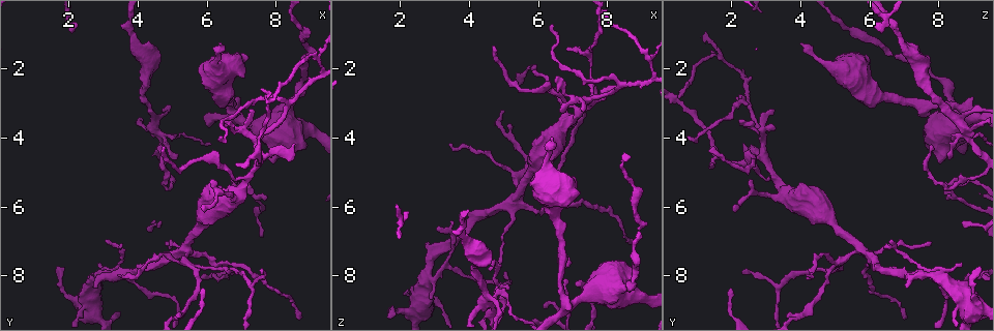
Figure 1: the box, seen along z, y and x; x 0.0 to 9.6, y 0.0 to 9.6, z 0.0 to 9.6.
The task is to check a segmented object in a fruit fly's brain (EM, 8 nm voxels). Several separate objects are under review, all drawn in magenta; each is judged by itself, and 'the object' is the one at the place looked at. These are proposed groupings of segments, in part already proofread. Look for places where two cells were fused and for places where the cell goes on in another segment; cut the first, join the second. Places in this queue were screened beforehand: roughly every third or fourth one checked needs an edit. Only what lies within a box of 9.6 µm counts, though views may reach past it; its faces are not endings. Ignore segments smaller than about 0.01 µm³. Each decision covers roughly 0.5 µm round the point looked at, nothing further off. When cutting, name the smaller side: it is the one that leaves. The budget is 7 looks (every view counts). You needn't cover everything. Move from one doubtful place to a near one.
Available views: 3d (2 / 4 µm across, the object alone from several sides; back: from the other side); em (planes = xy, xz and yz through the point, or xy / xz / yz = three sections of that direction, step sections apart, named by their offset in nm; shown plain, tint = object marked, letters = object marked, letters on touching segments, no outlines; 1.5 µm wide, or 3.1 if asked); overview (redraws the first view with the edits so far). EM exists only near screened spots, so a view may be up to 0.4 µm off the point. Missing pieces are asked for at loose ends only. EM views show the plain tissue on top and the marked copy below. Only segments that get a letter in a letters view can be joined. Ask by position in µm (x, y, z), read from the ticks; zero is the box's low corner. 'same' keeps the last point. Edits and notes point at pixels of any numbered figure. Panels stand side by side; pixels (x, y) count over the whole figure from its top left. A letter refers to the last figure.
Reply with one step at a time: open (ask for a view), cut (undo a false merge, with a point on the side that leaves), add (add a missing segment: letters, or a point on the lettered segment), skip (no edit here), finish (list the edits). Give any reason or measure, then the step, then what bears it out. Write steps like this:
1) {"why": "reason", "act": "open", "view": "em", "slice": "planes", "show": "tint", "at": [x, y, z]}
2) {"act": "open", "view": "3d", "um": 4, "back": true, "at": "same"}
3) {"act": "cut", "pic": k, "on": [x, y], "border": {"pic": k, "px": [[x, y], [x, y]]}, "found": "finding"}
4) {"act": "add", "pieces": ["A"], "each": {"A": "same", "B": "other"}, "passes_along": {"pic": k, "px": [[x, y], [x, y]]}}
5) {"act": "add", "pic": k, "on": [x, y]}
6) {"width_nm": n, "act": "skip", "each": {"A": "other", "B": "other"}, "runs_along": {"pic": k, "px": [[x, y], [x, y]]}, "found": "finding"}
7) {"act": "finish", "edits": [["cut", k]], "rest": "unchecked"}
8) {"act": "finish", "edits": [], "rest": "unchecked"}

{"why": "an open end", "act": "open", "view": "3d", "um": 2, "at": [6.35, 1.30, 4.00]}

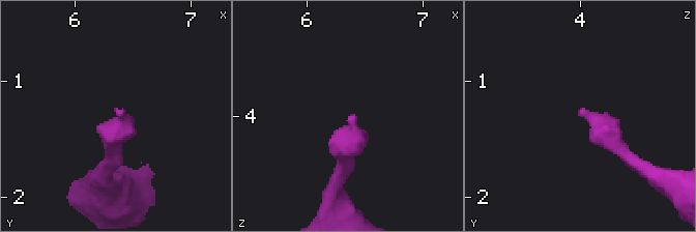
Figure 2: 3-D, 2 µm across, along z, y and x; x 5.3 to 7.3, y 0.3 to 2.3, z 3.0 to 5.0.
{"act": "open", "view": "em", "slice": "planes", "show": "letters", "at": [6.36, 1.28, 4.00]}

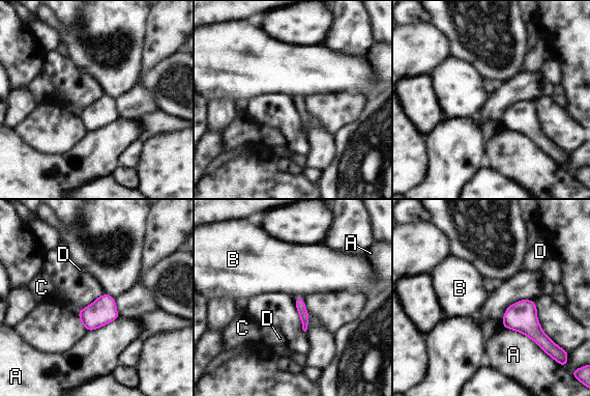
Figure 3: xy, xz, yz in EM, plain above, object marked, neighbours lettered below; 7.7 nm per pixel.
{"act": "skip", "each": {"A": "other", "B": "other", "C": "other", "D": "other"}, "border": {"pic": 3, "px": [[301, 296], [297, 298]]}, "found": "none of them fits"}

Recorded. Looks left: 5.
{"act": "open", "view": "em", "slice": "yz", "step": 8, "show": "letters", "at": [4.90, 7.05, 7.85]}

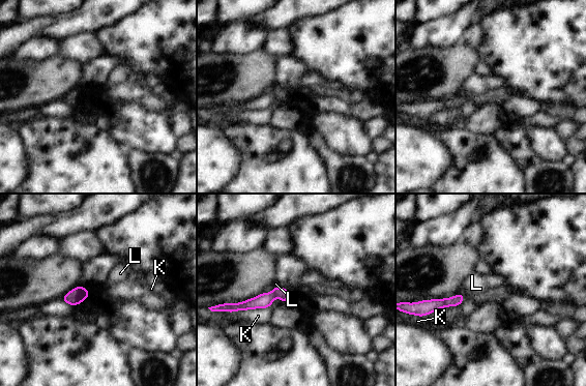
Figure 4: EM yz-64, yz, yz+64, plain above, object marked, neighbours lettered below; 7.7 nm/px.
{"act": "open", "view": "em", "slice": "planes", "show": "letters", "at": "same"}

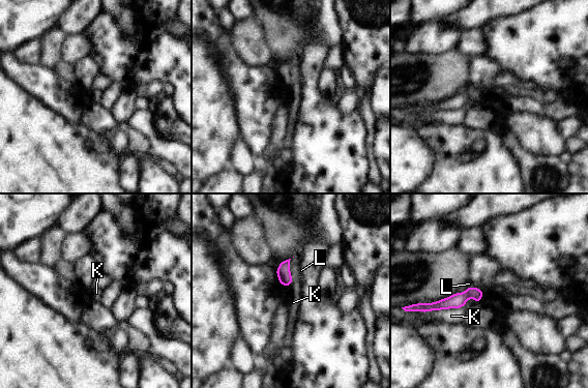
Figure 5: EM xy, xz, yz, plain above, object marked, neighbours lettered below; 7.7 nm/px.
{"width_nm": 90, "act": "skip", "each": {"K": "other", "L": "other"}, "border": {"pic": 5, "px": [[476, 302], [434, 310]]}, "found": "no lettered segment goes on from it"}

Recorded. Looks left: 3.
{"act": "open", "view": "3d", "um": 2, "at": [3.45, 8.05, 4.15]}

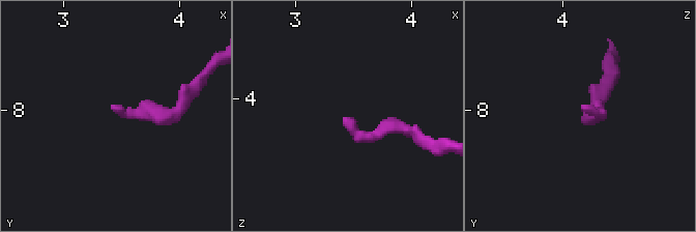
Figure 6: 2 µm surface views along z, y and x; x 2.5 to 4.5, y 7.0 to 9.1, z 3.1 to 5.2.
{"act": "open", "view": "em", "slice": "planes", "show": "letters", "at": [3.44, 8.00, 4.14]}

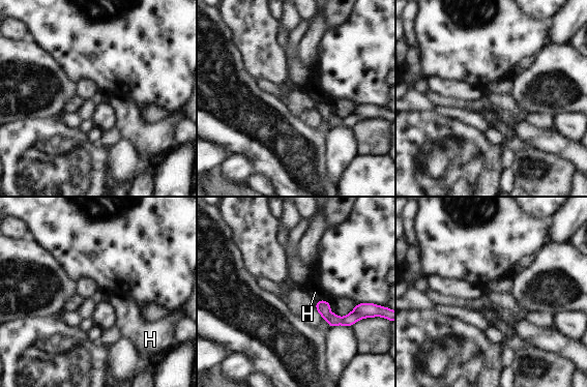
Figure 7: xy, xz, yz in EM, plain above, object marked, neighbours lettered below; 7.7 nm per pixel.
{"width_nm": 100, "act": "skip", "each": {"H": "other"}, "border": {"pic": 7, "px": [[317, 300], [326, 300], [329, 303]]}, "found": "none of them fits"}

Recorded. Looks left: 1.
{"act": "finish", "edits": [], "rest": "unchecked"}

